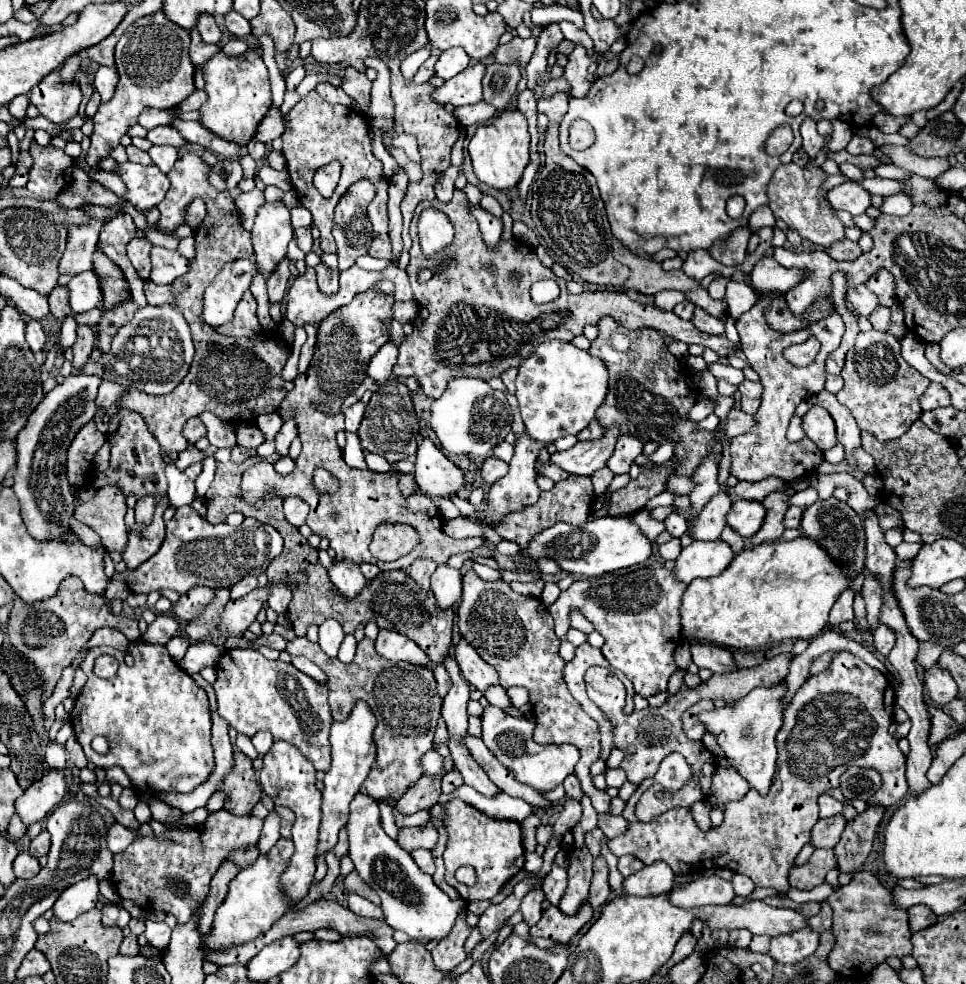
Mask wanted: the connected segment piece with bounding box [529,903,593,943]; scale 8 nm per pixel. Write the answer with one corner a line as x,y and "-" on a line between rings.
585,903
579,913
575,917
567,917
563,915
559,909
549,907
547,911
543,911
543,917
539,919
539,923
535,923
529,929
531,937
545,937
545,939
553,939
557,943
569,943
571,937
593,917
593,909
589,903

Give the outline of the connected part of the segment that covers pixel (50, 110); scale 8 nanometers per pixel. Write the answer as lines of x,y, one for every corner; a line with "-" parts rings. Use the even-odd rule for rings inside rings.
51,71
51,75
43,77
41,83
31,89
29,99
43,117
53,123
63,123
77,115
81,91
75,81
67,83
61,79
59,71

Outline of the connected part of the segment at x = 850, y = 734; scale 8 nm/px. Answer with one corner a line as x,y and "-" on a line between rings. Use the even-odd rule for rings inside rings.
837,653
831,665
823,673
807,679
803,687
795,693
795,697
791,697
791,703
787,703
785,707
785,721
777,735
777,771
767,795
759,795
759,791
751,789
741,799
741,803
729,803
725,807
725,819
719,827
713,827
705,833
705,831
699,831
689,809
681,809
681,807
671,809
651,819
649,823
641,823
635,817
635,805
641,793
647,787
651,787
651,779
647,779
637,787
637,791
627,801
623,817
627,819
629,827
625,835
619,835
609,841
611,853
617,857
635,855
645,865
651,865
655,861
665,861
675,873
695,873
699,869
709,869
711,865
729,867
735,873
743,873
751,877
755,887
775,887
777,891
785,893
789,887
787,883
789,867
793,859
797,857
799,849
809,841
811,827
819,819
817,797
829,789
839,787
839,775
847,767
851,765
873,767
881,773
883,785
868,801
869,805
881,803
883,807
889,807
907,795
905,755
899,751
897,739
891,737
889,733
889,725
893,723
893,703
895,703
895,691
891,689
883,673
871,669
867,663
863,663
851,653

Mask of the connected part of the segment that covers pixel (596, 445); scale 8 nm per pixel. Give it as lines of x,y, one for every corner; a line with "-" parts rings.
607,427
603,439
579,441
575,447
551,455
551,461
571,475
593,475
595,471
605,467
607,459
613,455
619,437
621,431

